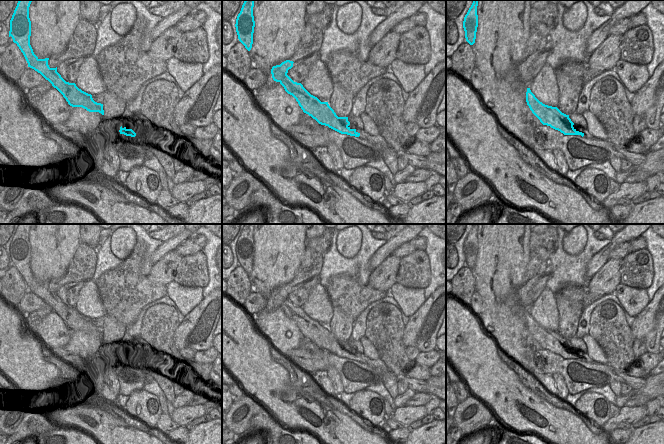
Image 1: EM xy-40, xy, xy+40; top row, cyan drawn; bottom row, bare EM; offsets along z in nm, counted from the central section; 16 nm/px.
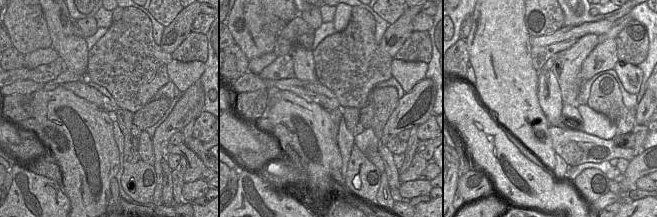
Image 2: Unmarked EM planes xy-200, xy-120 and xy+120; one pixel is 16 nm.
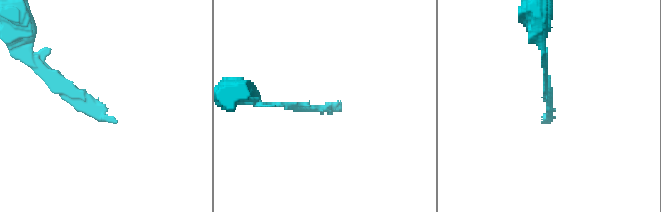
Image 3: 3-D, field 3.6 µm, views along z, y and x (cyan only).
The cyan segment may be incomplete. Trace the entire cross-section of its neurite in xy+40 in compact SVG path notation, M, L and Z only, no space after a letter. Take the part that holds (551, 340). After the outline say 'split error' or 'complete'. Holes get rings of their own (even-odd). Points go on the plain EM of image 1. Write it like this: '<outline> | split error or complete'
M527 312L526 326L532 337L540 344L543 349L560 355L564 359L581 359L591 363L593 361L589 356L579 356L573 349L569 339L562 337L557 331L552 331L540 326L535 319Z | split error

